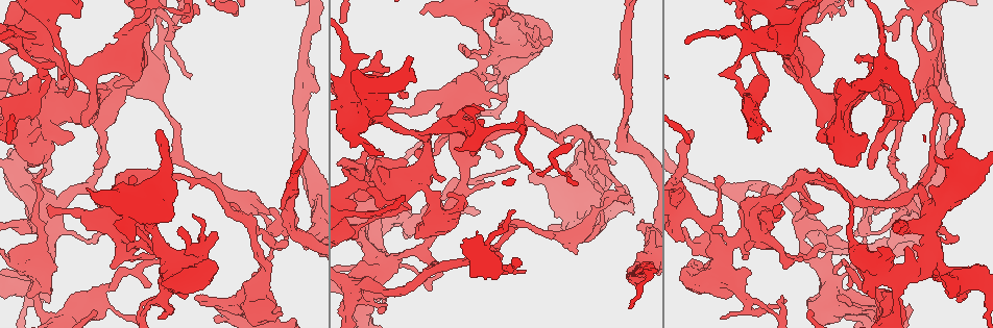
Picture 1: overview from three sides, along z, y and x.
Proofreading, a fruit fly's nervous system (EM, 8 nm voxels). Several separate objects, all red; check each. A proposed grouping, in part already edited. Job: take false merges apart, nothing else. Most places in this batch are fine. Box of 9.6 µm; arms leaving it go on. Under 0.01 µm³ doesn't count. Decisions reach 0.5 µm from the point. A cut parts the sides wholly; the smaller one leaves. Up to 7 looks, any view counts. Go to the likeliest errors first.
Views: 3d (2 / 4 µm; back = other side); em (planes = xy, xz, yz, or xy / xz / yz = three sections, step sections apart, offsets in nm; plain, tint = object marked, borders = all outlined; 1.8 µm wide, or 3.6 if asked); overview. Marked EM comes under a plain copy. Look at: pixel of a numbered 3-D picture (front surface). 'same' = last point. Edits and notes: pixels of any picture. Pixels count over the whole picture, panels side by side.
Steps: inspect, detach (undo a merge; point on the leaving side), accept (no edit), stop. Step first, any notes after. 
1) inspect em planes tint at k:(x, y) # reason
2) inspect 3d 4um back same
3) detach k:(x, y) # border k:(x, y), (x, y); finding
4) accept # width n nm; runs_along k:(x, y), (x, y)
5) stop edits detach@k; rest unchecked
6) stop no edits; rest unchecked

inspect 3d 4um at 1:(374, 254)

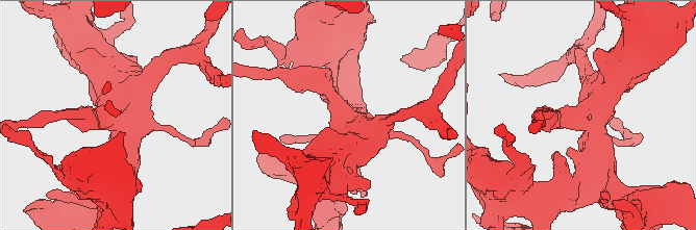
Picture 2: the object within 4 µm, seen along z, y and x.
inspect em xy step 8 tint at 2:(347, 120) # shape alone is not enough

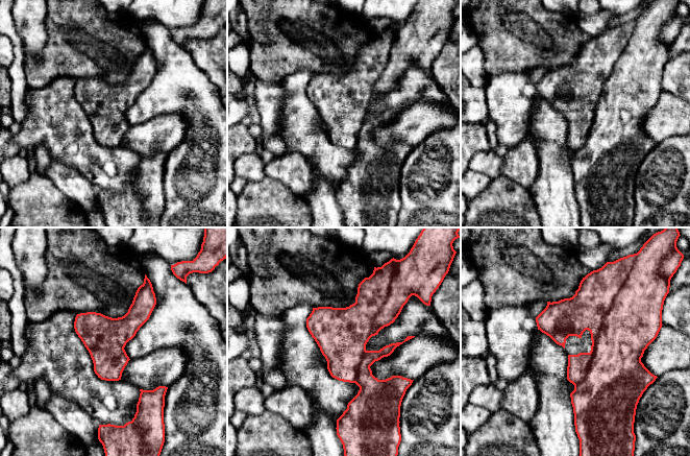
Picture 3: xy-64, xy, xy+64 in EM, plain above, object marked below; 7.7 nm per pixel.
accept # width 160 nm; continuous, no second cell

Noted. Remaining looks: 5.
inspect em yz step 8 tint at 1:(938, 32) # four-way junction

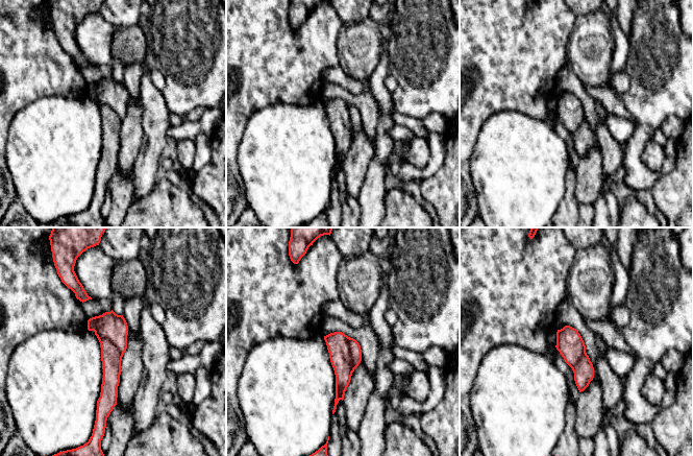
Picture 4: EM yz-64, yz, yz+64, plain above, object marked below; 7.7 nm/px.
inspect em planes tint same

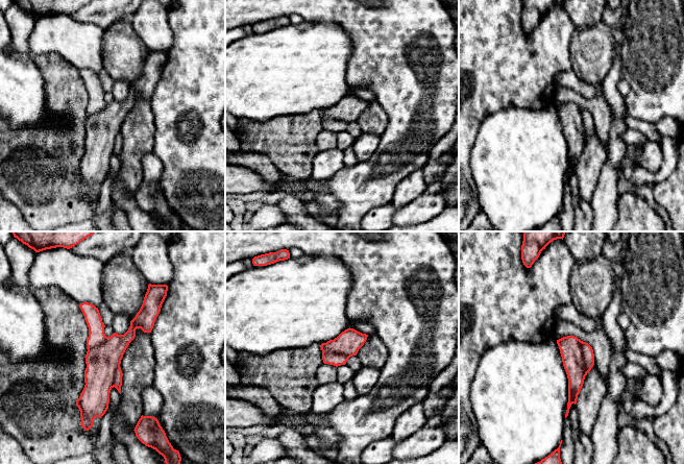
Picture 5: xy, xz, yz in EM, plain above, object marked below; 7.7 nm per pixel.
accept # width 200 nm; runs_along 5:(146, 299), (146, 314), (103, 361), (97, 410); all the same cell

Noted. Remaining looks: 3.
inspect 3d 4um at 1:(274, 310) # sharp bend

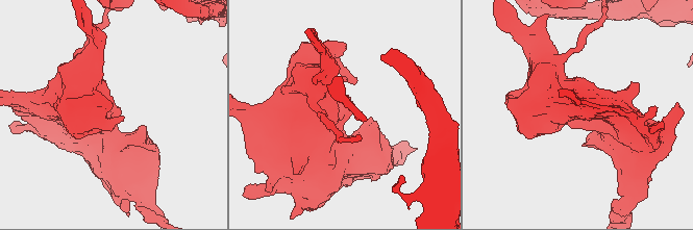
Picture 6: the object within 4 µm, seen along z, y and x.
inspect em planes tint at 6:(343, 113) # shape alone is not enough

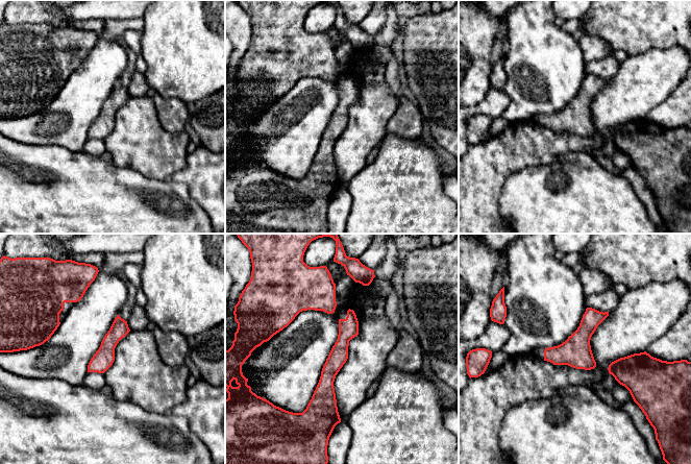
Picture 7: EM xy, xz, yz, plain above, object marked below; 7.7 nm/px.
accept # all the same cell

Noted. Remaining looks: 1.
stop no edits; rest unchecked

